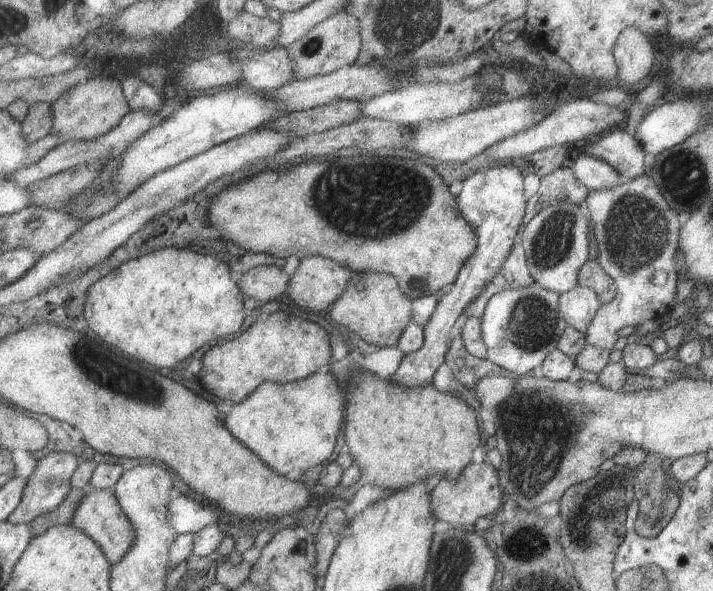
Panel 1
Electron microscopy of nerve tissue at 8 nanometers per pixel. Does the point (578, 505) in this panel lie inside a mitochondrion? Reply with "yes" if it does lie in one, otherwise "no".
yes

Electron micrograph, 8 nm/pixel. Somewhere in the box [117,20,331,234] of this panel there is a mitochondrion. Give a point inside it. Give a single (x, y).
(311, 49)

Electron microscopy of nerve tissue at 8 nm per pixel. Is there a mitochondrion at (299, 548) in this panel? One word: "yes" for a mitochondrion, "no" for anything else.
no

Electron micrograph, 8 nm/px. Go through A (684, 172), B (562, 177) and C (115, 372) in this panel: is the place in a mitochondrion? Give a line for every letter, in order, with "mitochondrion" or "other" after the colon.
A: mitochondrion
B: other
C: mitochondrion

